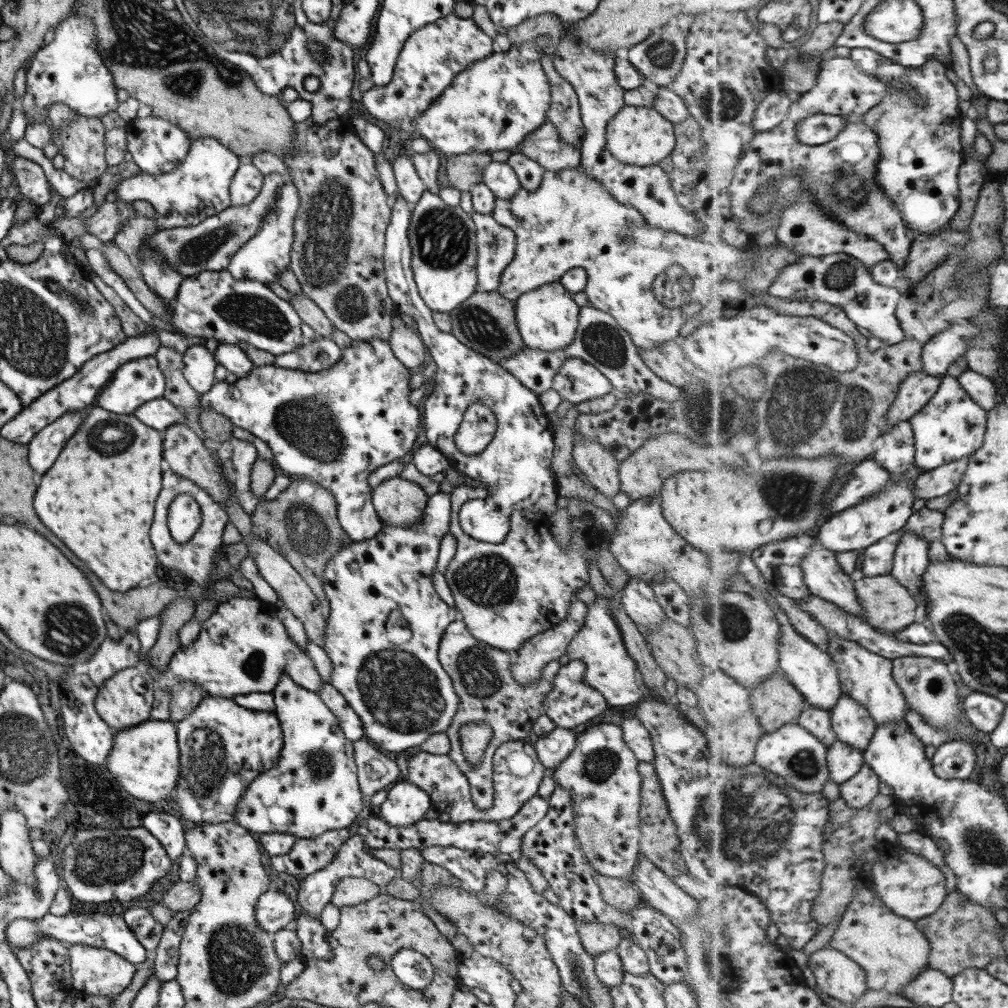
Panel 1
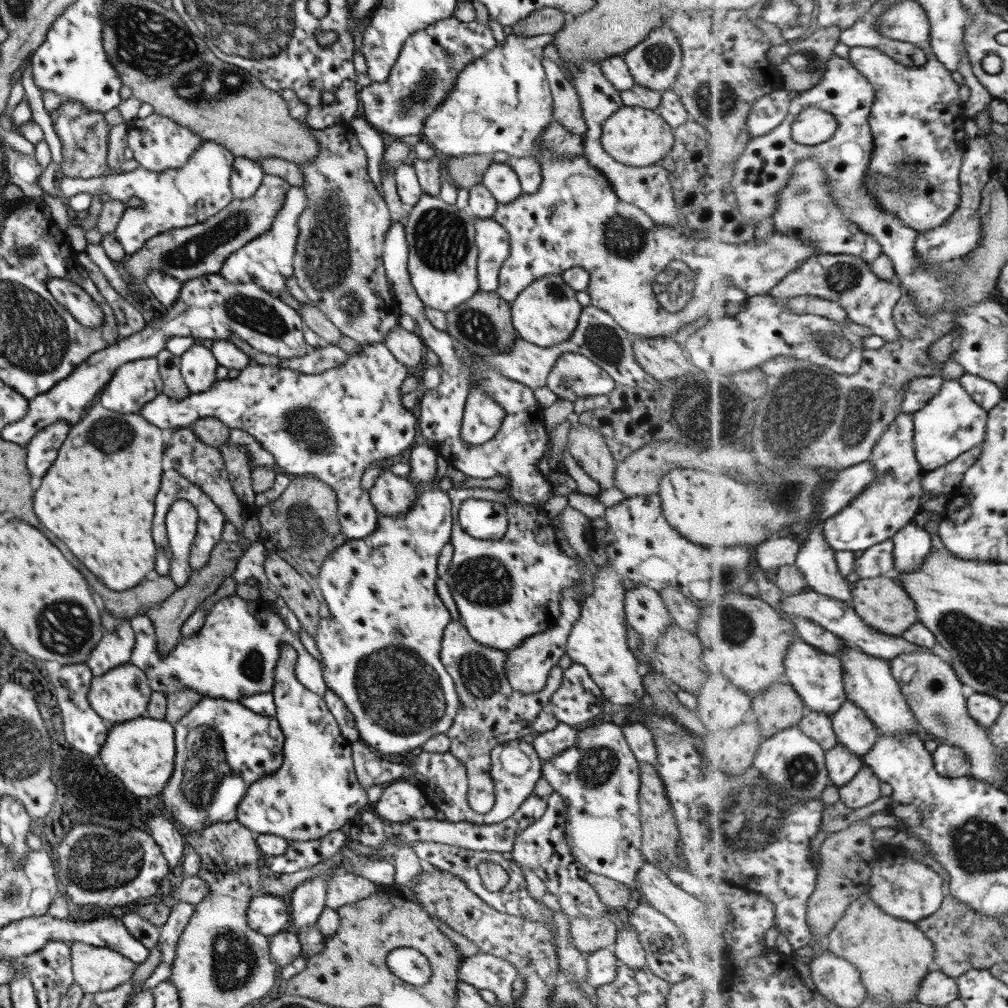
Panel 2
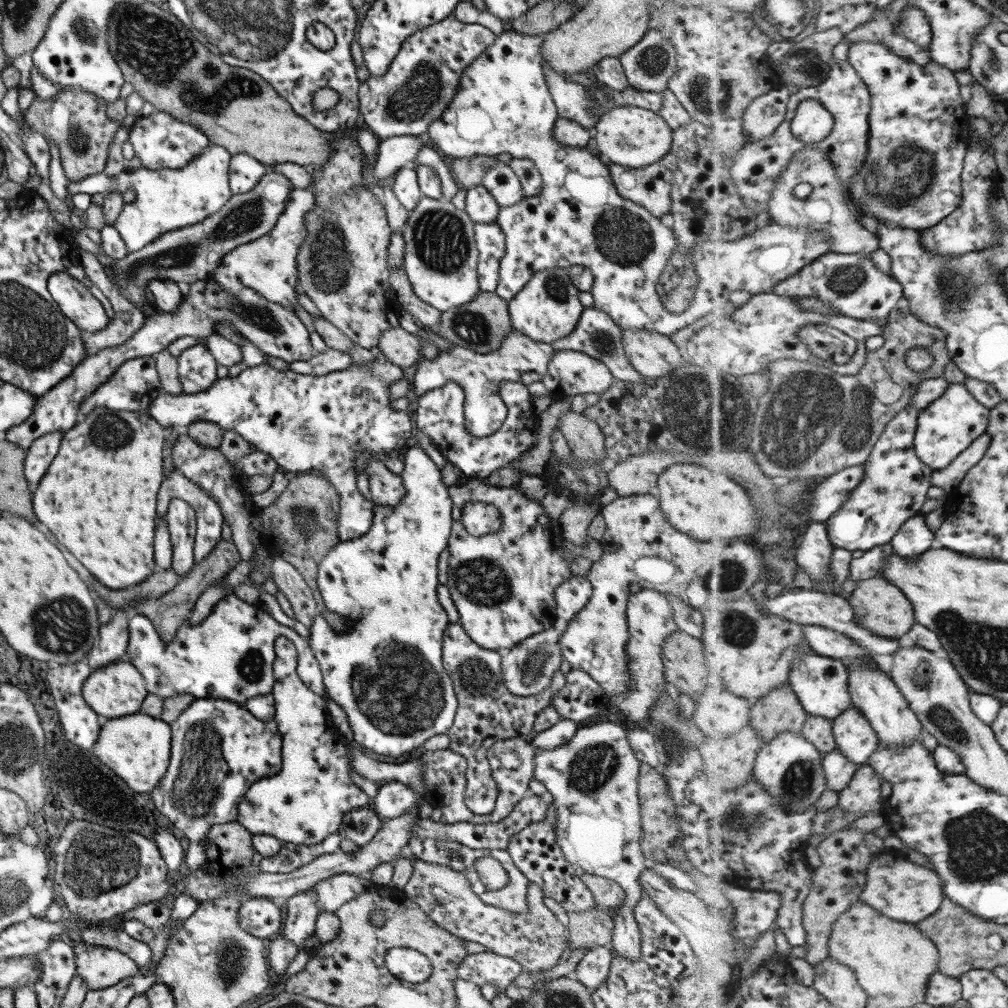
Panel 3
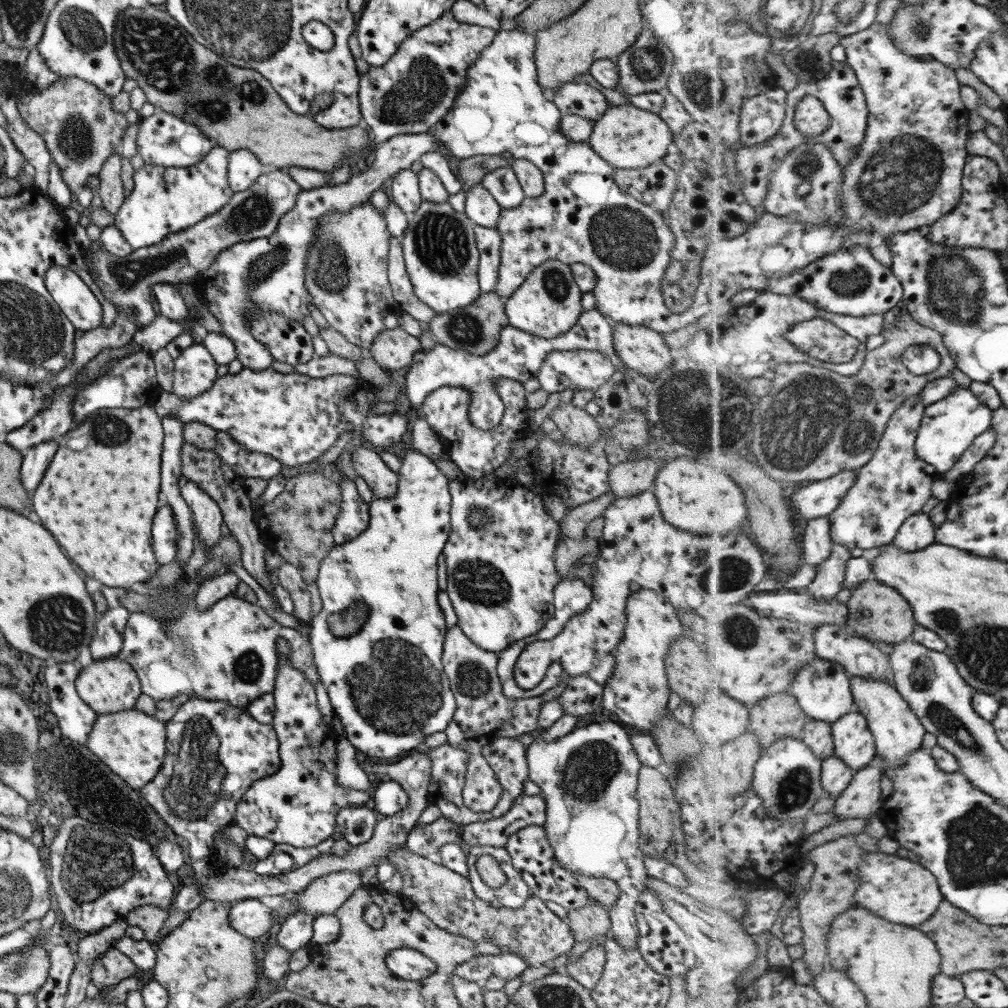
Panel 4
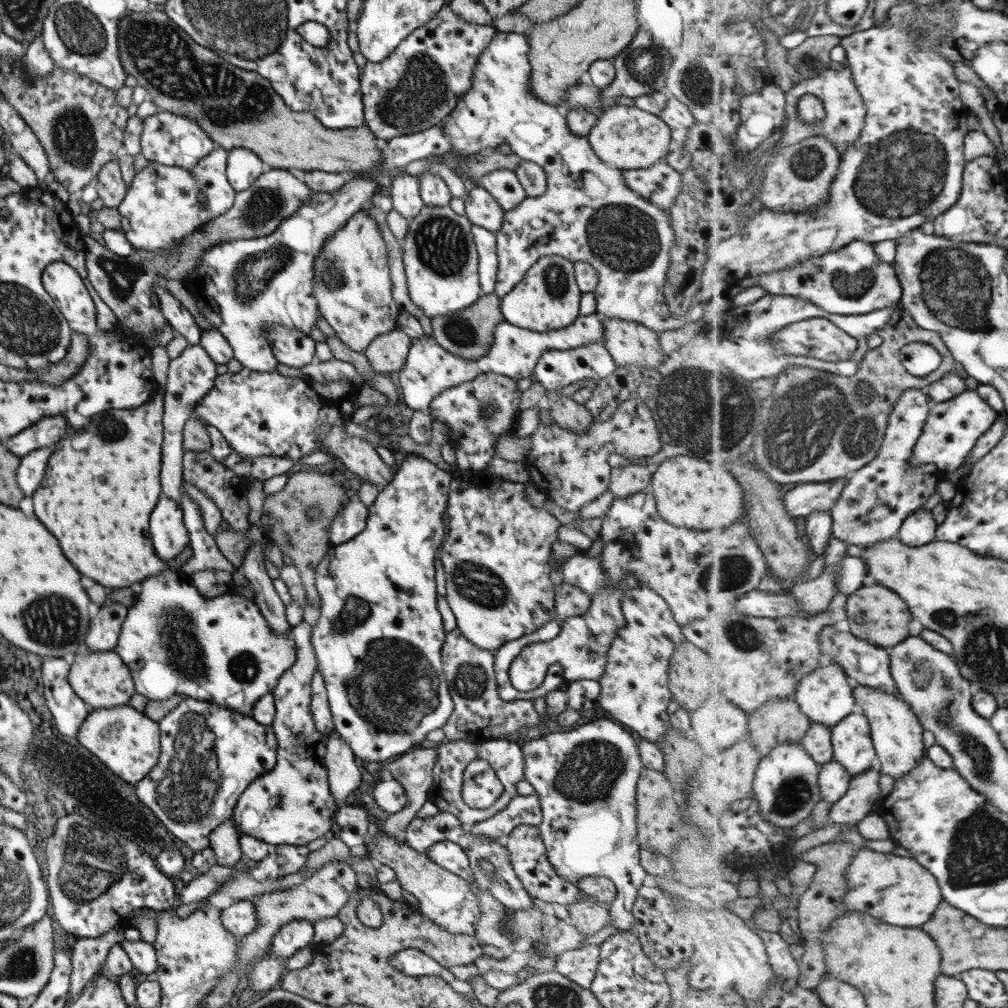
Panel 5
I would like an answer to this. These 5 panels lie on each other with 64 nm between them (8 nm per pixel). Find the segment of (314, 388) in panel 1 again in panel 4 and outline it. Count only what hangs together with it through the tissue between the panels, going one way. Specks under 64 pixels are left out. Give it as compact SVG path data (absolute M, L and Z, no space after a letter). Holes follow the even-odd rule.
M242 368L242 370L238 373L238 374L225 374L225 376L221 376L221 378L216 378L213 381L213 384L207 389L205 390L205 392L202 392L201 394L199 394L199 396L195 396L195 398L189 398L189 400L181 400L181 398L177 398L177 396L175 396L175 394L170 394L167 393L165 391L162 391L157 394L156 396L156 400L153 402L153 409L155 409L155 413L157 413L157 415L159 415L159 420L163 419L163 417L165 417L165 415L177 415L177 417L179 417L179 421L181 421L181 423L188 423L188 422L200 422L201 424L205 424L207 426L211 426L215 431L221 431L224 432L226 434L229 434L229 436L231 436L232 440L236 442L236 444L239 444L241 446L241 448L247 450L247 452L256 452L256 453L263 453L266 455L271 456L271 458L275 458L277 460L279 460L279 462L283 463L283 465L285 466L301 466L302 464L307 464L309 462L315 462L315 459L317 457L319 457L320 455L323 454L323 452L325 452L325 450L327 450L327 448L329 448L329 446L331 446L332 444L334 444L334 442L338 439L338 436L345 430L352 430L353 434L355 434L355 440L356 440L356 435L358 436L358 439L361 438L362 440L366 440L367 442L370 442L372 445L375 446L375 450L379 451L384 447L388 447L389 445L393 444L393 442L398 442L402 440L402 436L403 433L405 433L406 431L406 426L407 426L407 421L405 419L403 419L399 414L392 412L390 414L372 414L370 413L370 405L374 404L375 402L377 402L377 398L374 396L374 389L376 389L376 387L374 388L373 385L369 384L368 382L366 382L366 380L363 380L362 378L357 377L351 377L351 376L346 376L346 375L332 375L332 376L327 376L325 378L309 378L307 376L304 376L303 374L298 374L298 373L292 373L292 374L278 374L277 372L273 371L272 368L267 368L266 370L259 370L259 371L253 371L247 368ZM341 476L339 483L342 502L337 513L331 536L334 544L343 544L362 533L369 522L368 503L363 501L356 491L354 483Z

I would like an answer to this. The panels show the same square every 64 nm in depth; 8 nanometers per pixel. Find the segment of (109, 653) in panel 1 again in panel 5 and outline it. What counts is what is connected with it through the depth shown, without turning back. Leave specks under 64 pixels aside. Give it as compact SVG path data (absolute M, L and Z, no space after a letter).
M109 600L97 610L97 614L91 618L85 644L89 651L111 651L117 645L117 635L127 613L127 607L121 603L113 603Z

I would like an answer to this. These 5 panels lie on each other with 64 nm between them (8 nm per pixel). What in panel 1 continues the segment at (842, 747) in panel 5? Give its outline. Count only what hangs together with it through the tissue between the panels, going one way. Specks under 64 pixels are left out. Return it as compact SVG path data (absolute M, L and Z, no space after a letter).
M843 694L839 700L838 706L831 712L838 741L859 751L868 750L873 736L877 733L878 724L870 716L867 707L862 706L855 698Z

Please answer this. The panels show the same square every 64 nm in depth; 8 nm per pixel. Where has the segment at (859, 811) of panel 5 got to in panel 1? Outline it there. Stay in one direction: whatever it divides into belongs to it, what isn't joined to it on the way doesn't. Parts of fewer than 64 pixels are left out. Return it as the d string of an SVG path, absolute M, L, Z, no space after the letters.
M865 764L854 778L840 786L841 796L851 809L863 809L879 796L879 784L879 776Z

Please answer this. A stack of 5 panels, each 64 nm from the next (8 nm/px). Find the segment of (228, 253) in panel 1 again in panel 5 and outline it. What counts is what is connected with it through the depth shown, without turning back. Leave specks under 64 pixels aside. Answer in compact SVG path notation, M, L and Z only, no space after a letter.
M281 169L264 171L249 185L249 188L235 193L231 206L225 208L221 216L211 218L191 237L183 239L175 250L160 254L137 250L119 258L106 250L97 237L91 237L85 232L82 238L85 271L87 280L99 299L115 314L118 322L131 328L135 334L151 336L157 332L159 346L152 349L151 365L158 388L165 390L165 377L170 359L166 356L164 347L173 338L175 332L168 325L165 317L150 304L150 289L157 278L185 279L196 267L202 252L211 246L216 246L218 242L269 235L276 230L283 218L291 216L303 202L309 202L311 194L314 194L314 191L290 171Z

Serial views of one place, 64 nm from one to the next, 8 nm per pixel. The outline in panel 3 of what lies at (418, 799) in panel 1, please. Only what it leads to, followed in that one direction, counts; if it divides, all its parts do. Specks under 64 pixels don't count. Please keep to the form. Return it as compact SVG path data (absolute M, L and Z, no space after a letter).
M394 781L379 784L376 792L369 806L382 820L403 815L417 803L417 794Z

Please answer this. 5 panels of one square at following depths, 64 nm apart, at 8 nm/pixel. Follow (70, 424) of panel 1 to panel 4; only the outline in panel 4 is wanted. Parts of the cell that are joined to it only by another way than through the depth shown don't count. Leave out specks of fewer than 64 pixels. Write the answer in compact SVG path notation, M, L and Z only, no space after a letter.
M45 440L22 452L21 468L19 468L19 480L27 492L33 492L39 484L51 456L55 454L57 440Z

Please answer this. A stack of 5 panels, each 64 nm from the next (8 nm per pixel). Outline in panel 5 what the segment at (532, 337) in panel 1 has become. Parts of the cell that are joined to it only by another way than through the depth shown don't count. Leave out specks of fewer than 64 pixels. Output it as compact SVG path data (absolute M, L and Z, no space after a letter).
M559 256L539 258L507 295L500 298L499 309L505 322L535 332L568 327L579 315L581 292L574 282L572 262Z

